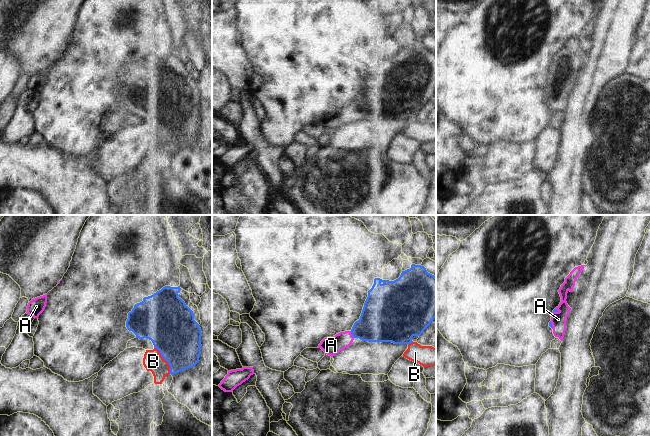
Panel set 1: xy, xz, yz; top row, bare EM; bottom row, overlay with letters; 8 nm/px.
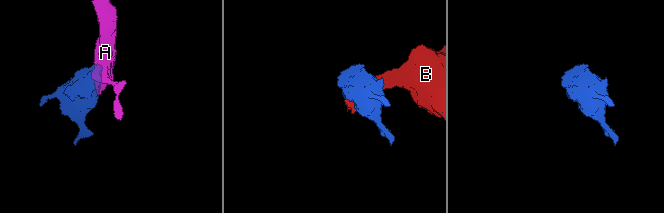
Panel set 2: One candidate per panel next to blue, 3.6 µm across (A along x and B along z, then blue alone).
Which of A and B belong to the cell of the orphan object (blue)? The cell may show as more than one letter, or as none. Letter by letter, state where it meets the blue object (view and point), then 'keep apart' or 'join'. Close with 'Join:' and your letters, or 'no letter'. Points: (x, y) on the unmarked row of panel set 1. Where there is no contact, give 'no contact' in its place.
A: contact xz (351, 109); join
B: contact xy (165, 135); keep apart
Join: A

